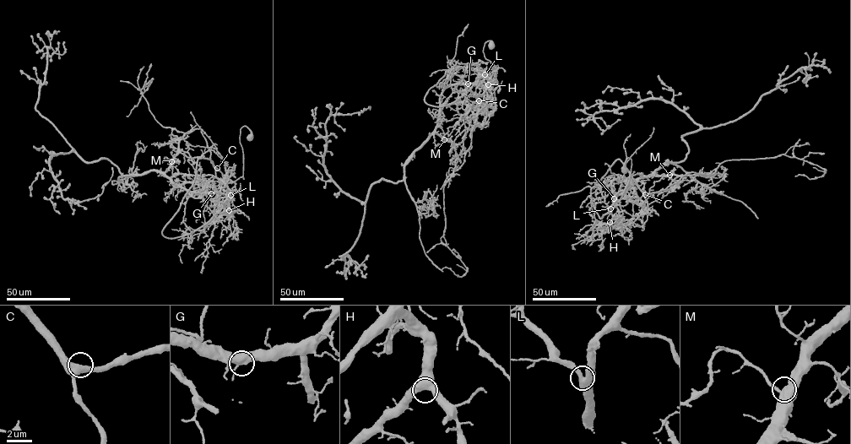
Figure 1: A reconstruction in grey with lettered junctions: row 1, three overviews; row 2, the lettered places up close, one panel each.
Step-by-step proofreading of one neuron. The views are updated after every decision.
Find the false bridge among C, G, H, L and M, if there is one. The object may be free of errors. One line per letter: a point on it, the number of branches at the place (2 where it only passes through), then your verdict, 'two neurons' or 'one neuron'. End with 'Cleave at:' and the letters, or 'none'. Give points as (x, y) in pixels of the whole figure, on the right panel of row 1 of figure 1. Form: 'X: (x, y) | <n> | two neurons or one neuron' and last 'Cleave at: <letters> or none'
C: (645, 194) | 3 | one neuron
G: (614, 198) | 3 | one neuron
H: (609, 222) | 3 | one neuron
L: (610, 208) | 3 | two neurons
M: (669, 175) | 3 | one neuron
Cleave at: L

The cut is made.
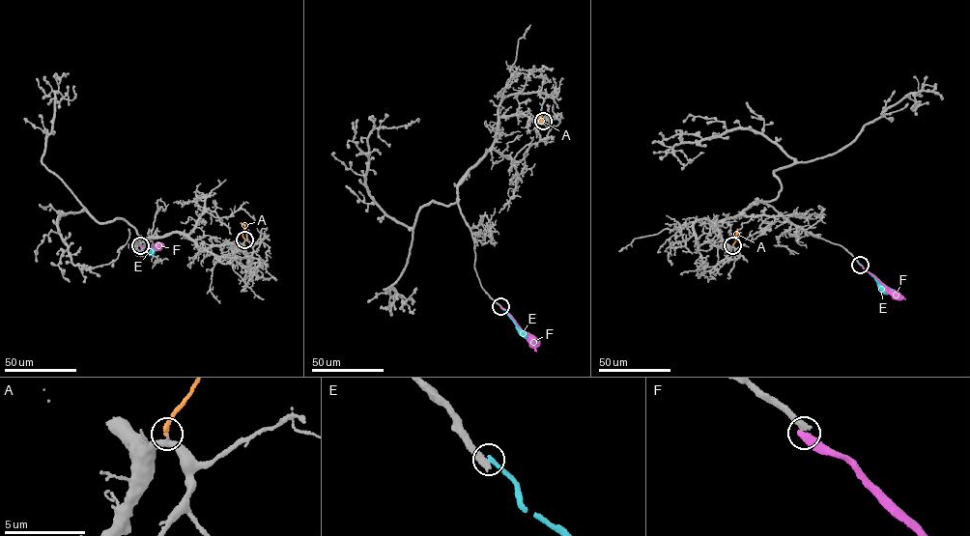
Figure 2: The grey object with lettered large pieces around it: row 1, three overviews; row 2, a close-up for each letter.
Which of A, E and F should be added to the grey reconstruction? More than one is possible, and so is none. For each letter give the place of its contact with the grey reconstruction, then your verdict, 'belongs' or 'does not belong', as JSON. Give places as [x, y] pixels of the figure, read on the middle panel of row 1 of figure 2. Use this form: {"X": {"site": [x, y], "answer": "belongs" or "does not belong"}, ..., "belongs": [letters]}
{"A": {"site": [543, 121], "answer": "does not belong"}, "E": {"site": [500, 306], "answer": "does not belong"}, "F": {"site": [500, 306], "answer": "belongs"}, "belongs": ["F"]}

